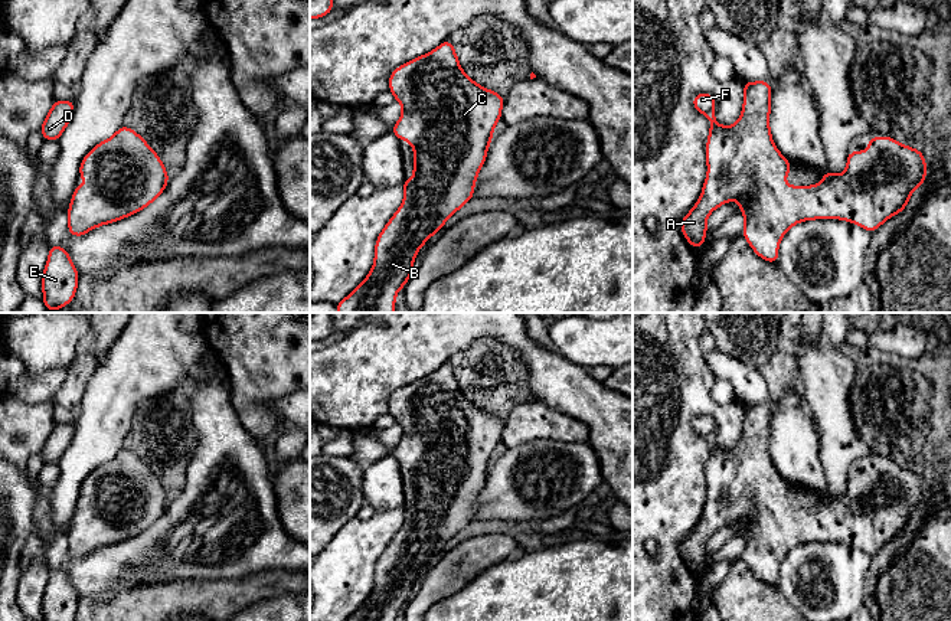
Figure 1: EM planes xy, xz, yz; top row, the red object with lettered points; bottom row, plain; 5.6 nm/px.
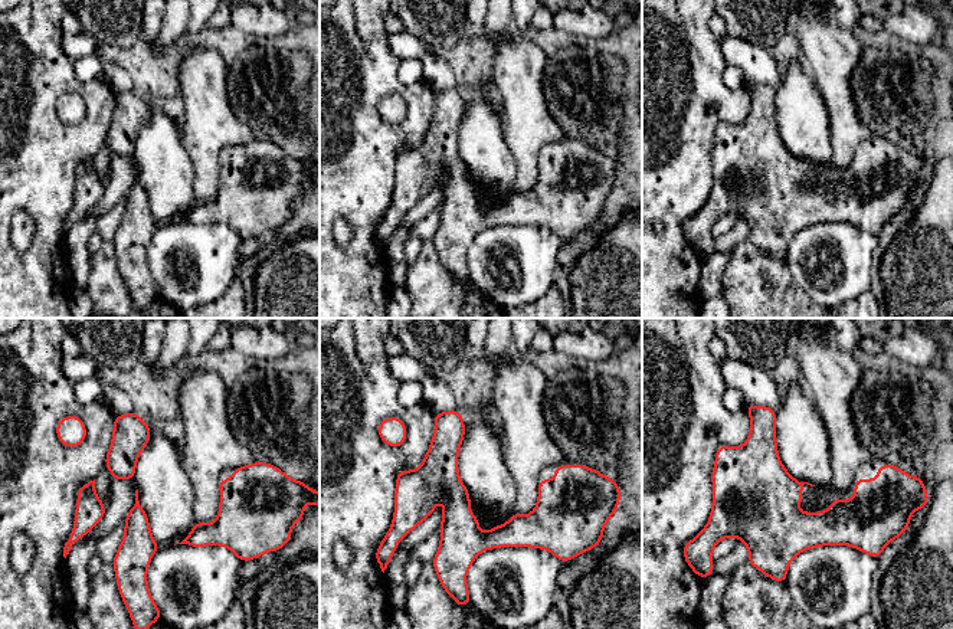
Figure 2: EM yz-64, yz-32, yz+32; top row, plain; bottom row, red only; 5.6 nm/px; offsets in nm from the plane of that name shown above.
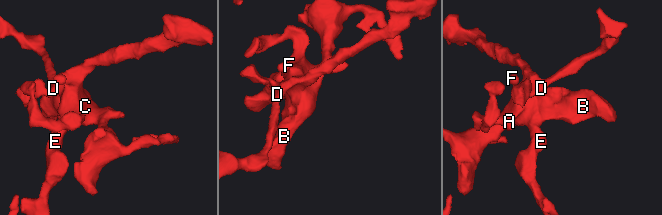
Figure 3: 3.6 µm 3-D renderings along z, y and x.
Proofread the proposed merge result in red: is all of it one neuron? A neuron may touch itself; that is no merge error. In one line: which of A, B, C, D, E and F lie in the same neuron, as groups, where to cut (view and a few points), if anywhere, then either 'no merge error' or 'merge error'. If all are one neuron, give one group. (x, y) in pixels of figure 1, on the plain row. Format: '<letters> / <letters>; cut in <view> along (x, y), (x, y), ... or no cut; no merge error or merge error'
A B C D E F; no cut; no merge error

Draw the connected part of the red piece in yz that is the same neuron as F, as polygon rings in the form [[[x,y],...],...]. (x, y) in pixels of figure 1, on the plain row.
[[[744,403],[744,414],[742,437],[732,450],[716,445],[712,416],[693,419],[695,432],[710,442],[706,504],[700,522],[680,545],[680,552],[693,571],[700,572],[703,568],[709,536],[738,522],[739,535],[745,537],[744,560],[758,579],[778,586],[778,566],[792,548],[811,542],[843,542],[872,556],[906,530],[914,511],[922,510],[928,488],[924,477],[888,458],[870,460],[867,474],[850,474],[843,497],[824,494],[823,504],[816,509],[785,509],[791,486],[775,471],[771,460],[771,405]]]

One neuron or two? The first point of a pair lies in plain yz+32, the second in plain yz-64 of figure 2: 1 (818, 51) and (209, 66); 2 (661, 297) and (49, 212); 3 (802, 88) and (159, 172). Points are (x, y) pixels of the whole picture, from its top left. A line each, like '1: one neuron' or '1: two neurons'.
1: one neuron
2: one neuron
3: one neuron

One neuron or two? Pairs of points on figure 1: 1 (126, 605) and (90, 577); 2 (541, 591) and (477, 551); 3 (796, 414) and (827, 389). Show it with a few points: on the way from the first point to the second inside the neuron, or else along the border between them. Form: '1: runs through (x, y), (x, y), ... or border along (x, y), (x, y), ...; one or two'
1: border along (146, 584), (121, 585), (110, 601), (79, 597); two
2: border along (507, 558), (489, 566), (470, 582); two
3: border along (800, 395), (819, 438); two

